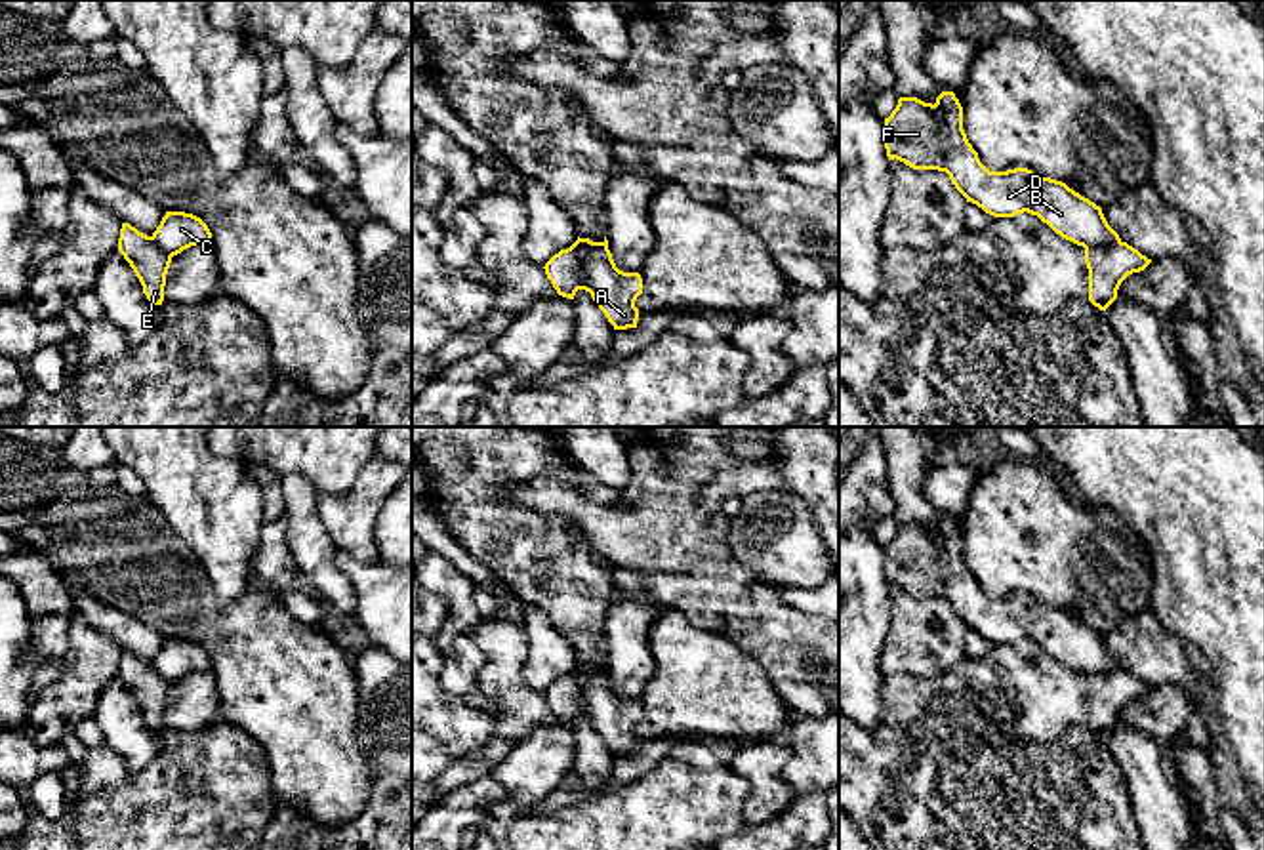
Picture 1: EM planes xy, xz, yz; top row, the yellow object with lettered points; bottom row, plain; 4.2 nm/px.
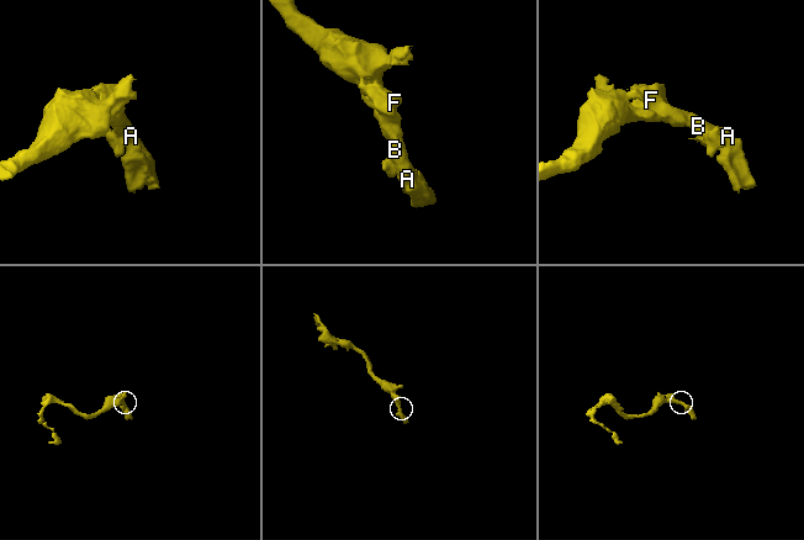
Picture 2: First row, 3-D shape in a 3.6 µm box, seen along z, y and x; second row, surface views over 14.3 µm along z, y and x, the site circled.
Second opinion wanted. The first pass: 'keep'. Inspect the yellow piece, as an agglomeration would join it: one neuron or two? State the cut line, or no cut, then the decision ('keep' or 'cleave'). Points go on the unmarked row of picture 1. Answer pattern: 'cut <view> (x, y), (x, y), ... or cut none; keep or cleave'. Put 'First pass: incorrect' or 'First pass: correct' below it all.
cut xz (580, 666), (582, 698), (590, 717); cleave
First pass: incorrect

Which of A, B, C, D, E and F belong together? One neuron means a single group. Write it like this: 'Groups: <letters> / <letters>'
Groups: A B C D F / E

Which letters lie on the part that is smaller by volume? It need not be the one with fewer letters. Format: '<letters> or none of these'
E

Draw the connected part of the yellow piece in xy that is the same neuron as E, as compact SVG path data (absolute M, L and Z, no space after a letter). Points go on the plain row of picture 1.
M122 650L118 678L133 696L147 726L153 732L162 732L166 701L173 682L166 680L151 663L139 659L130 650Z

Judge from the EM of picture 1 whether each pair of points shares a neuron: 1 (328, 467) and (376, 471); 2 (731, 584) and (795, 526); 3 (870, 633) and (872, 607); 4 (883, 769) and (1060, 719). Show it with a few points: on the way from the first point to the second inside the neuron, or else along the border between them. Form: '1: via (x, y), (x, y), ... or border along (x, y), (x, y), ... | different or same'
1: border along (376, 452), (347, 490), (323, 494) | different
2: border along (727, 528), (727, 549), (759, 580) | different
3: via (870, 627), (870, 612) | same
4: via (927, 769), (992, 769), (1017, 744) | same

